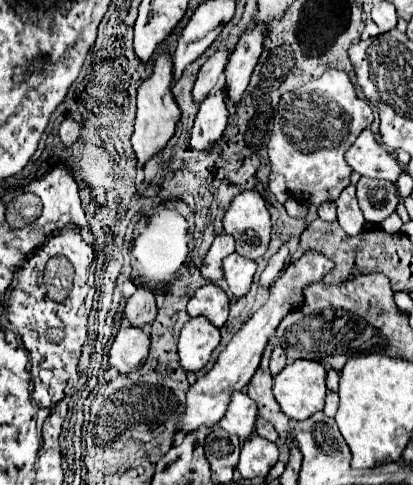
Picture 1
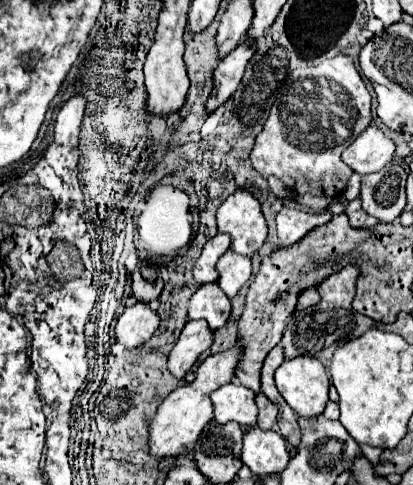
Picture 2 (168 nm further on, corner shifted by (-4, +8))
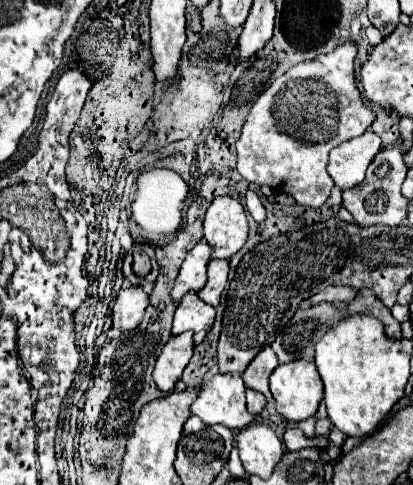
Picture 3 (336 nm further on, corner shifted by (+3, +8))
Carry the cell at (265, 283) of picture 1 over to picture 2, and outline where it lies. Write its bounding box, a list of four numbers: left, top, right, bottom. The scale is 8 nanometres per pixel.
[276,208,332,248]

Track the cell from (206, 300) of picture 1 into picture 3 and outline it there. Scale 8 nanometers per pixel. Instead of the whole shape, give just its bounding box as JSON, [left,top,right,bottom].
[173,292,215,344]

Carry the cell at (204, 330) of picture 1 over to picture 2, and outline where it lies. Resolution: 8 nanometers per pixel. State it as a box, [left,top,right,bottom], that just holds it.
[168,320,212,378]

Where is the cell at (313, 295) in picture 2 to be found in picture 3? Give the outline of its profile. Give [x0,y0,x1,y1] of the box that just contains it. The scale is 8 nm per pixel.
[309,286,357,305]

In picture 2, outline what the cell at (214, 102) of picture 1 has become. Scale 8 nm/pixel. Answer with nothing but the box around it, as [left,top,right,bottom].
[208,40,256,112]

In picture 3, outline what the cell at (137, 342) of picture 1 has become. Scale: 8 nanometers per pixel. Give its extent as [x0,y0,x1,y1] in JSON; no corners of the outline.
[113,286,149,330]

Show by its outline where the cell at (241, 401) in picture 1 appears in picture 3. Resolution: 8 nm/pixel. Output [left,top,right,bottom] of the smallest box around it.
[191,374,253,430]

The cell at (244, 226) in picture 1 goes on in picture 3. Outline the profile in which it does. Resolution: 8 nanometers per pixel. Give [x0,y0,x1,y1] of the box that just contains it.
[205,196,249,260]

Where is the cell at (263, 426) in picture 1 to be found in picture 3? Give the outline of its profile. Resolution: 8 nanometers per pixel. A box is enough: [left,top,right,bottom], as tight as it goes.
[247,388,265,416]

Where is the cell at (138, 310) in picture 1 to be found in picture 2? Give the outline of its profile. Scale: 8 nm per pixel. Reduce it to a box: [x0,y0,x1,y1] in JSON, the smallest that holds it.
[131,268,162,302]

